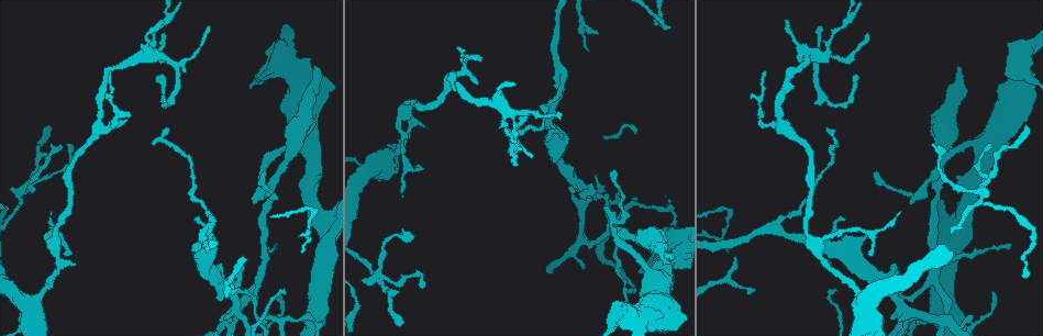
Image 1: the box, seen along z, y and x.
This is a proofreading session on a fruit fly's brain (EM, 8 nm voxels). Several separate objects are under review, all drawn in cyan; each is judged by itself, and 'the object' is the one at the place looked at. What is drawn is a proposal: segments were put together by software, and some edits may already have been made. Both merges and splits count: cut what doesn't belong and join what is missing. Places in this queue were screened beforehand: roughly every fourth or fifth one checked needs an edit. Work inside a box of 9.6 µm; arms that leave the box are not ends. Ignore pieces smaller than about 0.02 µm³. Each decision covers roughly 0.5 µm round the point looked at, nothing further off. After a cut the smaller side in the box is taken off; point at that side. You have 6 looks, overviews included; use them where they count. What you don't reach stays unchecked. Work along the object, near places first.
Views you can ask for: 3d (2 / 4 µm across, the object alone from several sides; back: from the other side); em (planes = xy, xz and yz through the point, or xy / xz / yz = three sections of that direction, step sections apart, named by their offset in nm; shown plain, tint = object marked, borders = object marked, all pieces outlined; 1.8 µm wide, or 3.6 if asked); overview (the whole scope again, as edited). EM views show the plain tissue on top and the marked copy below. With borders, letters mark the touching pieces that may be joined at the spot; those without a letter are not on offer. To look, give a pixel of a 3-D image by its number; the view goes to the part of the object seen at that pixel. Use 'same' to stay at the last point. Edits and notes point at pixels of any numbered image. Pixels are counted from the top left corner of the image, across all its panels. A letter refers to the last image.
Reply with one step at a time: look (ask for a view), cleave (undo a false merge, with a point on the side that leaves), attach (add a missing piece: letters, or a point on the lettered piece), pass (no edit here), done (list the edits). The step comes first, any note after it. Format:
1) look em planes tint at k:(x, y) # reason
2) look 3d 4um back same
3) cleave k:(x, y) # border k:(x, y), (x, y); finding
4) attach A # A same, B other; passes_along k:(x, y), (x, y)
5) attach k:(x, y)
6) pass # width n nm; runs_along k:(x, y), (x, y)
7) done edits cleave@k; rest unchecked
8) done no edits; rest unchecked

look em planes tint at 1:(825, 247) # calibre changes

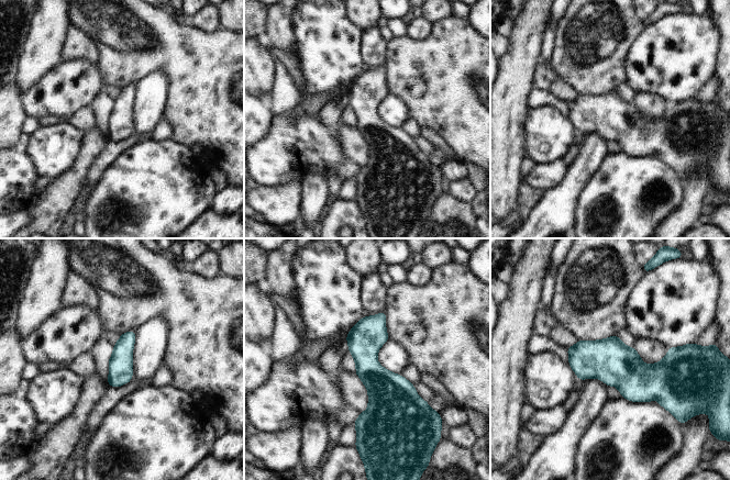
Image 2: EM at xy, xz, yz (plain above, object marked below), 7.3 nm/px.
look em planes borders same

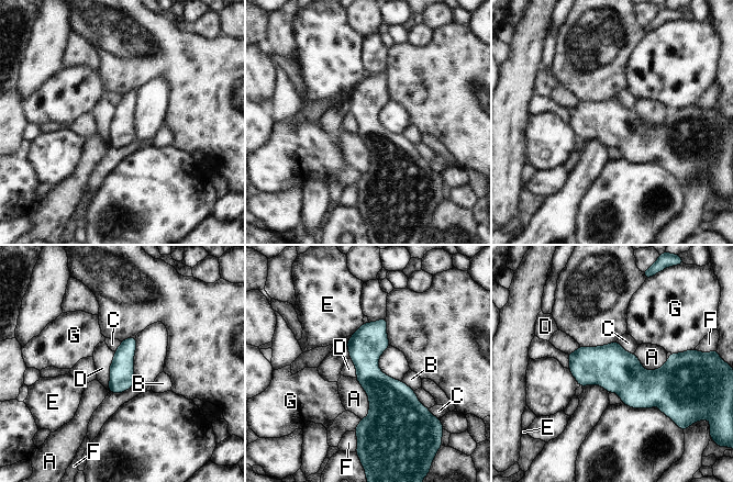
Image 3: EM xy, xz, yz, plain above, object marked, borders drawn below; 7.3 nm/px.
pass # longest_contact A 320 nm; A other, B other, C other, D other, E other, F other, G other; border 3:(114, 351), (109, 368), (108, 389); one cell here

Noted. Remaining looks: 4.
look em yz step 4 borders at 1:(50, 212) # tapers out

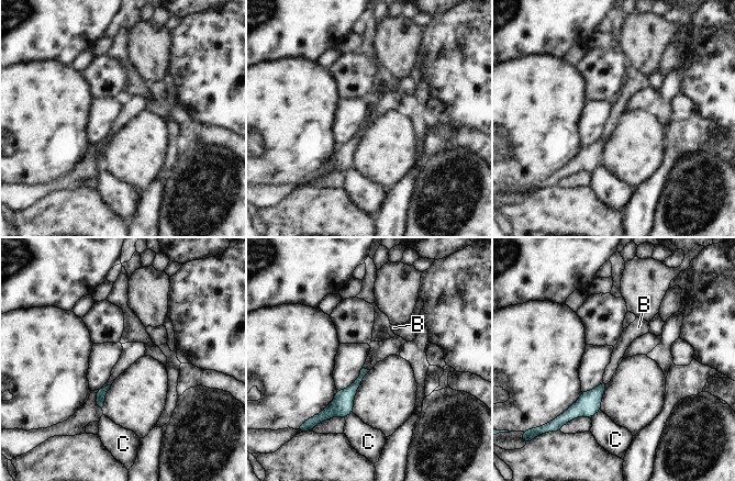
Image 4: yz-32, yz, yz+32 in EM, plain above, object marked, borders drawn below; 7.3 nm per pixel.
attach 4:(619, 351) # B same, C other; passes_along 4:(589, 403), (604, 382), (619, 351); the cell continues

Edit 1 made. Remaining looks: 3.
look 3d 2um back at 1:(374, 272) # a fork

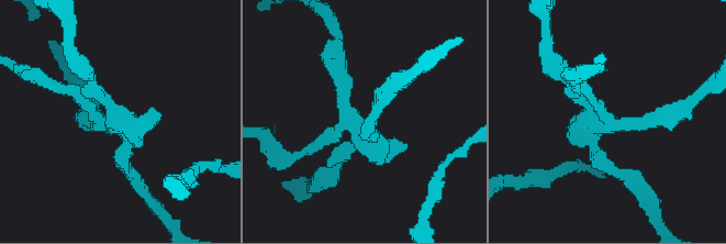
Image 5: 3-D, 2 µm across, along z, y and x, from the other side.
look em planes borders at 5:(356, 126) # shape alone is not enough

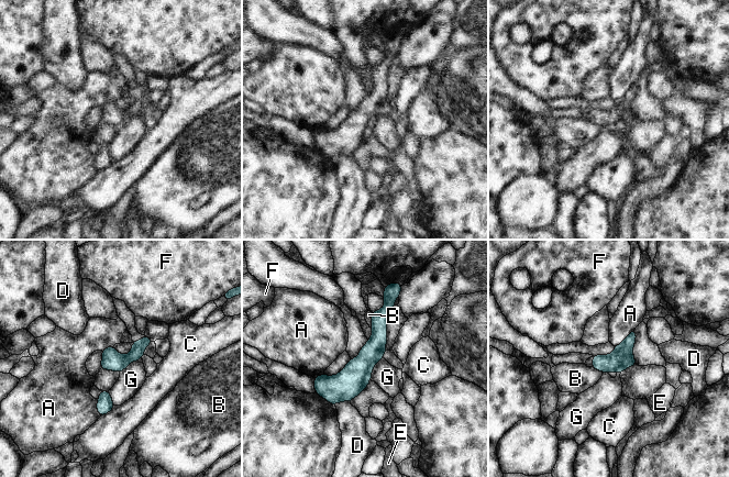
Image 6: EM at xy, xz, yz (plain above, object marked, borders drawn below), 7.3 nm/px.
pass # A other, B other, C other, D other, E other, F other, G other; runs_along 6:(388, 301), (375, 348), (331, 400); all the same cell

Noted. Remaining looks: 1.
done edits attach@4; rest unchecked

